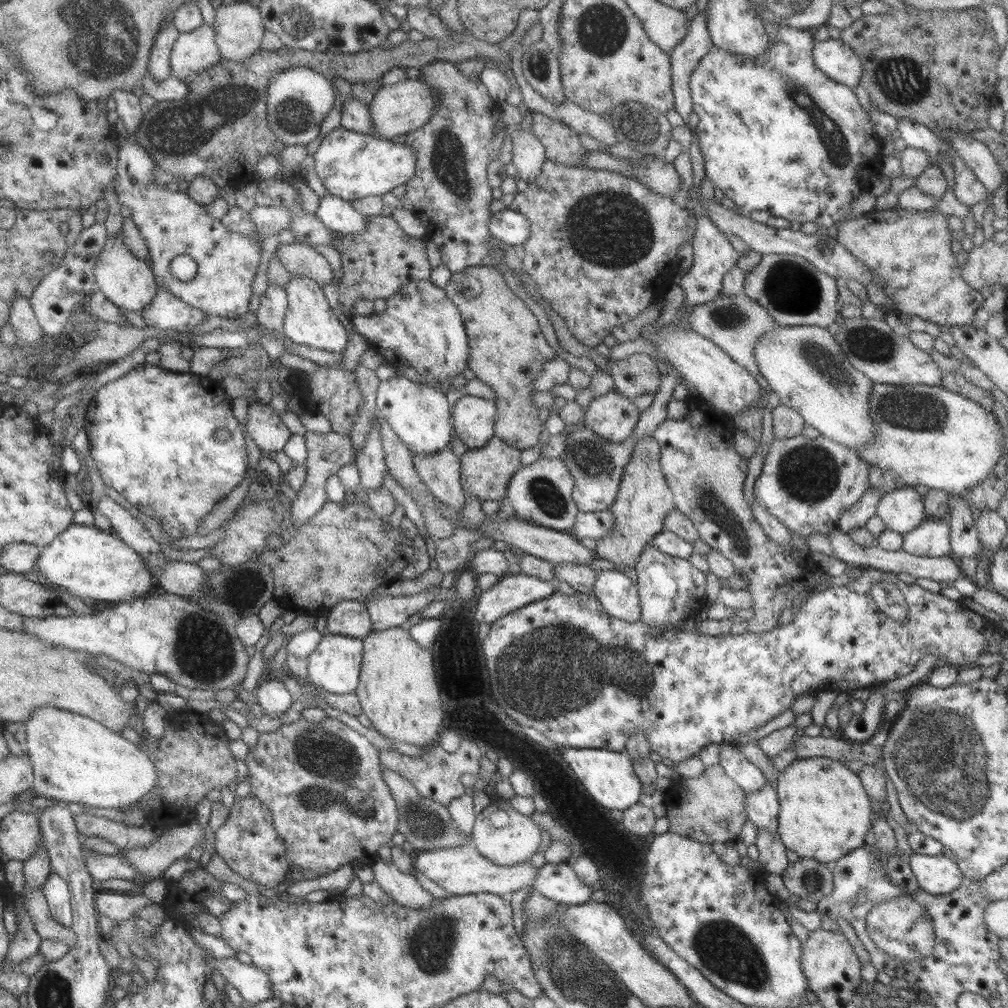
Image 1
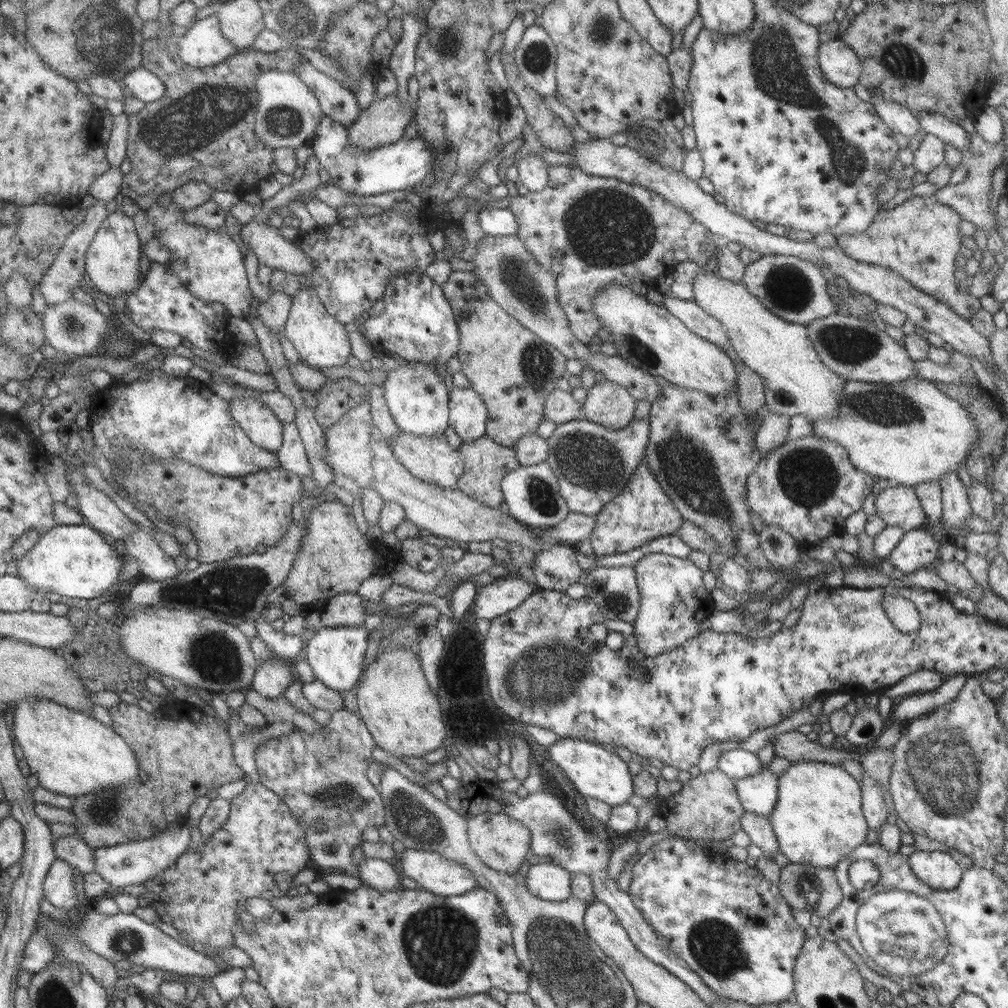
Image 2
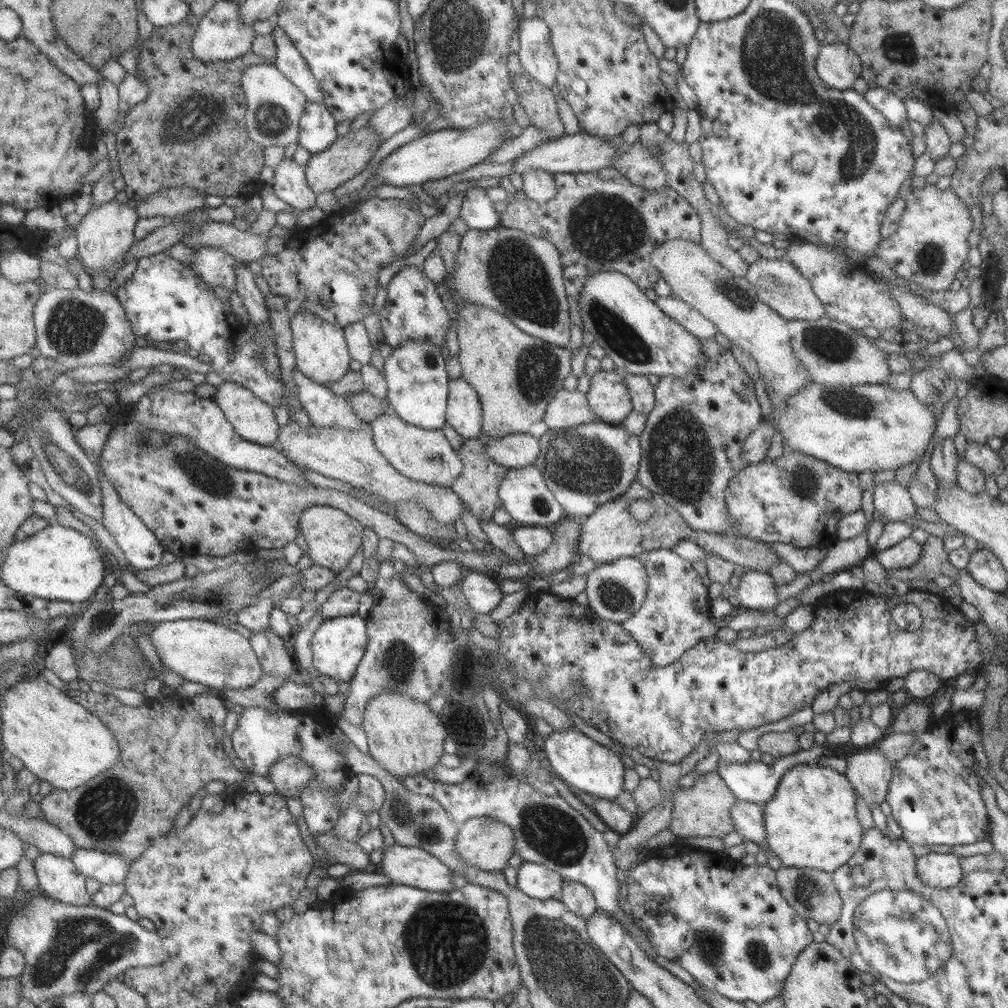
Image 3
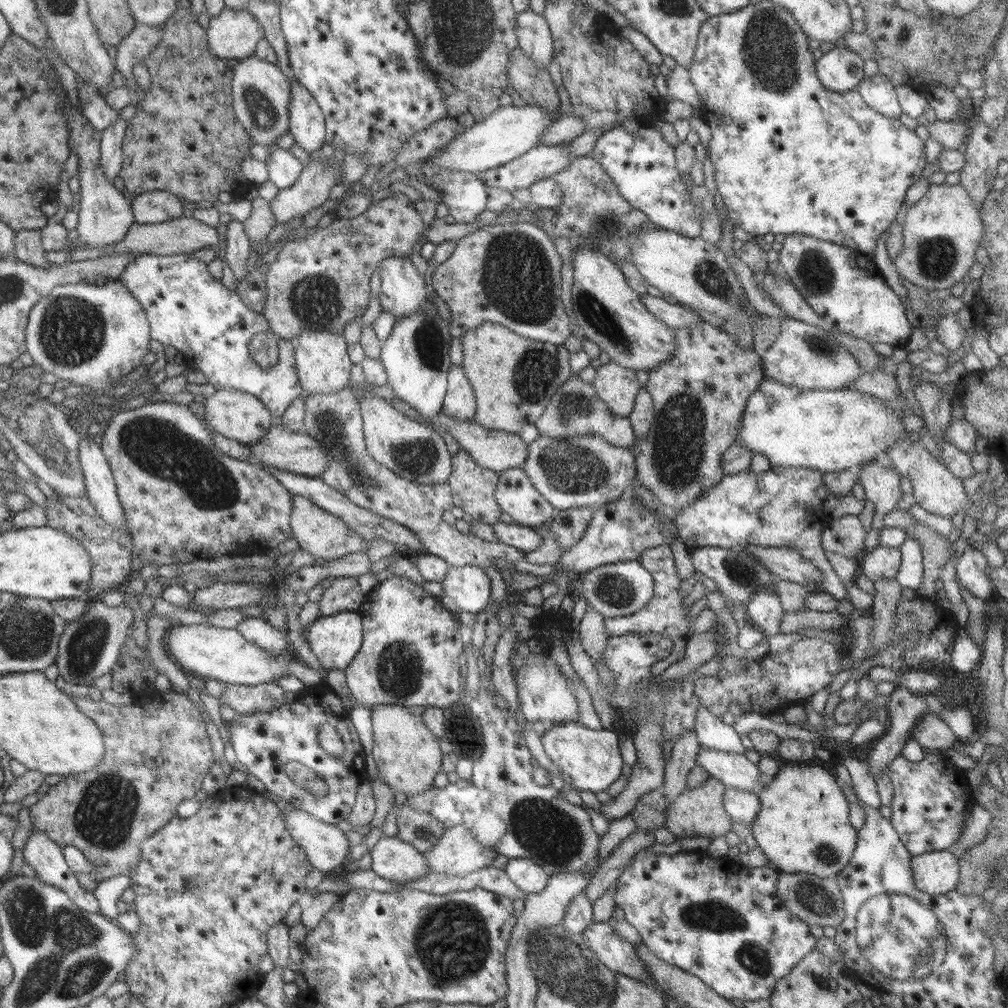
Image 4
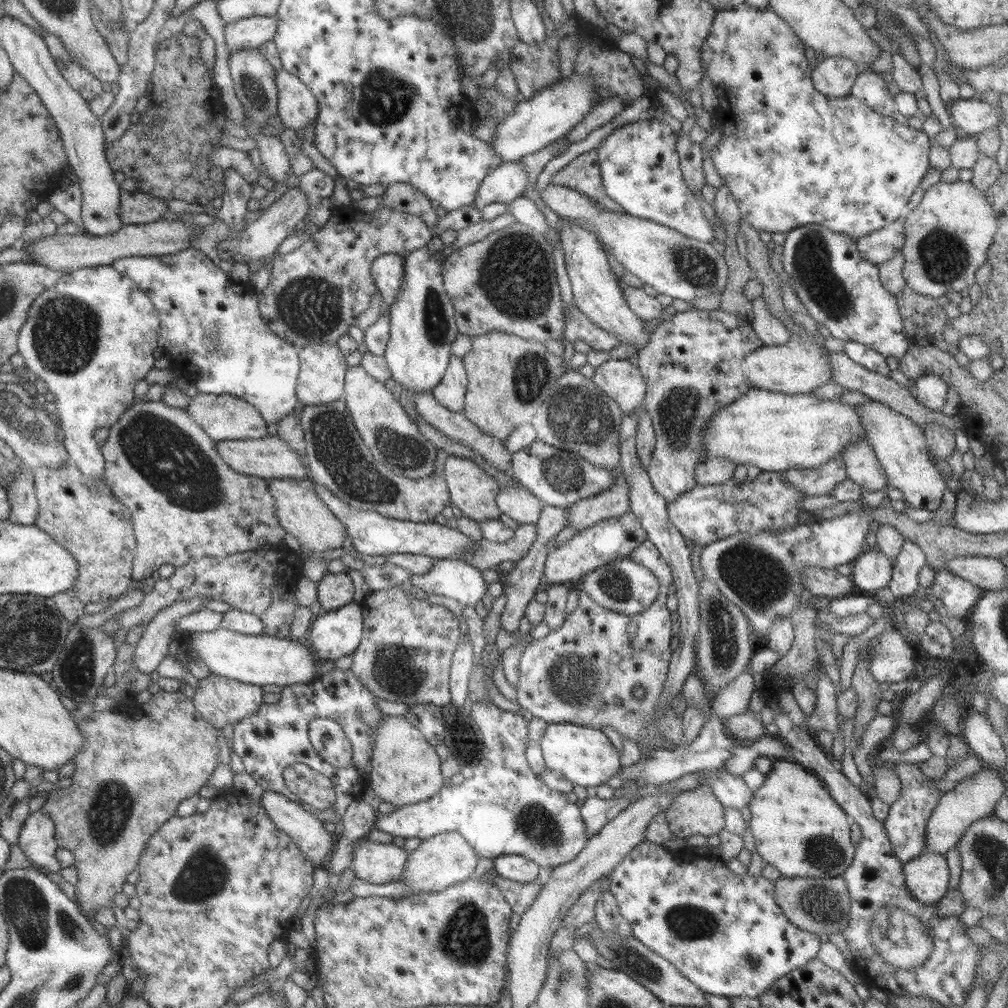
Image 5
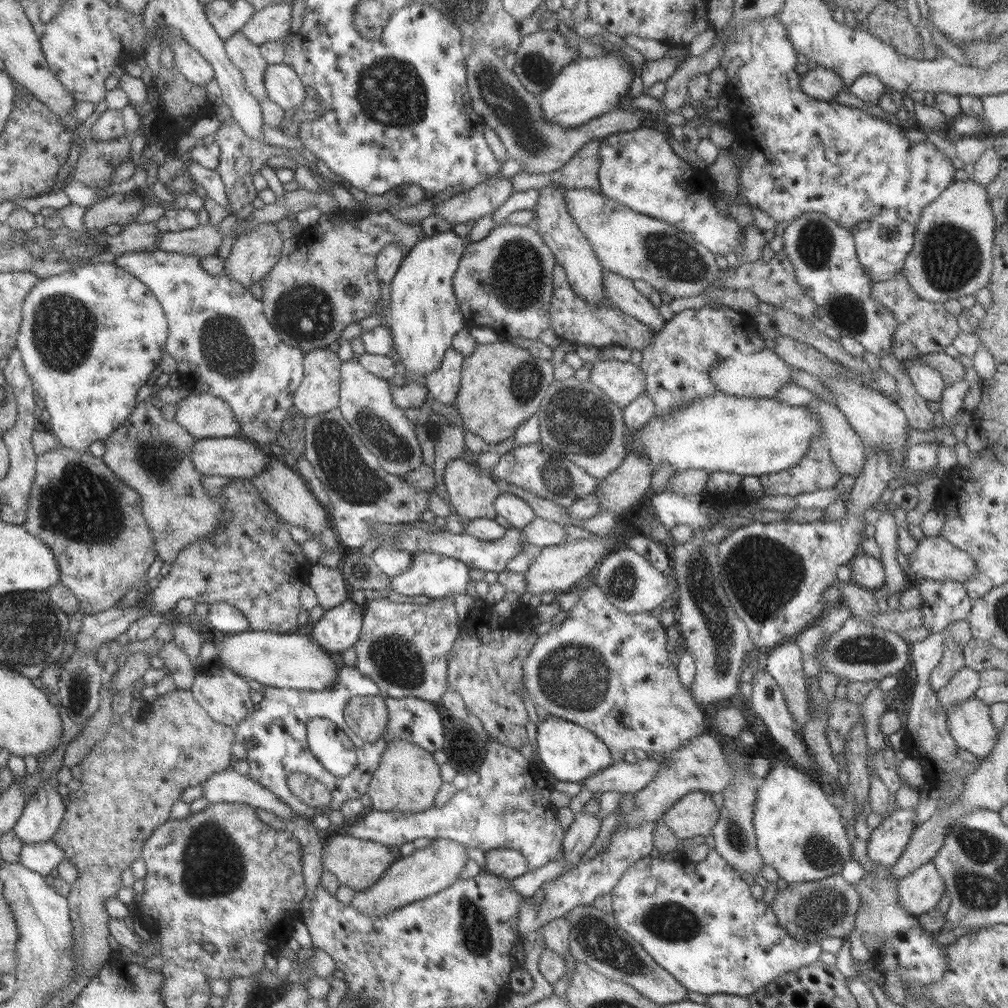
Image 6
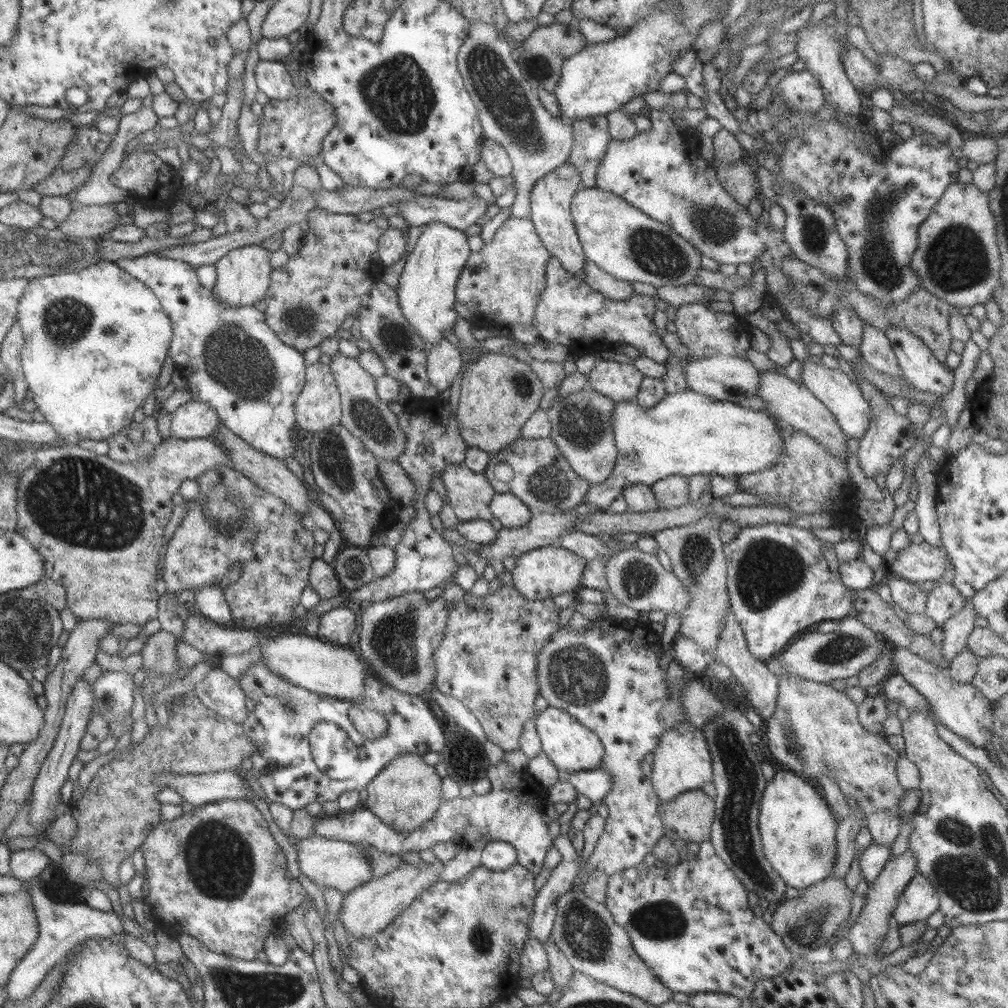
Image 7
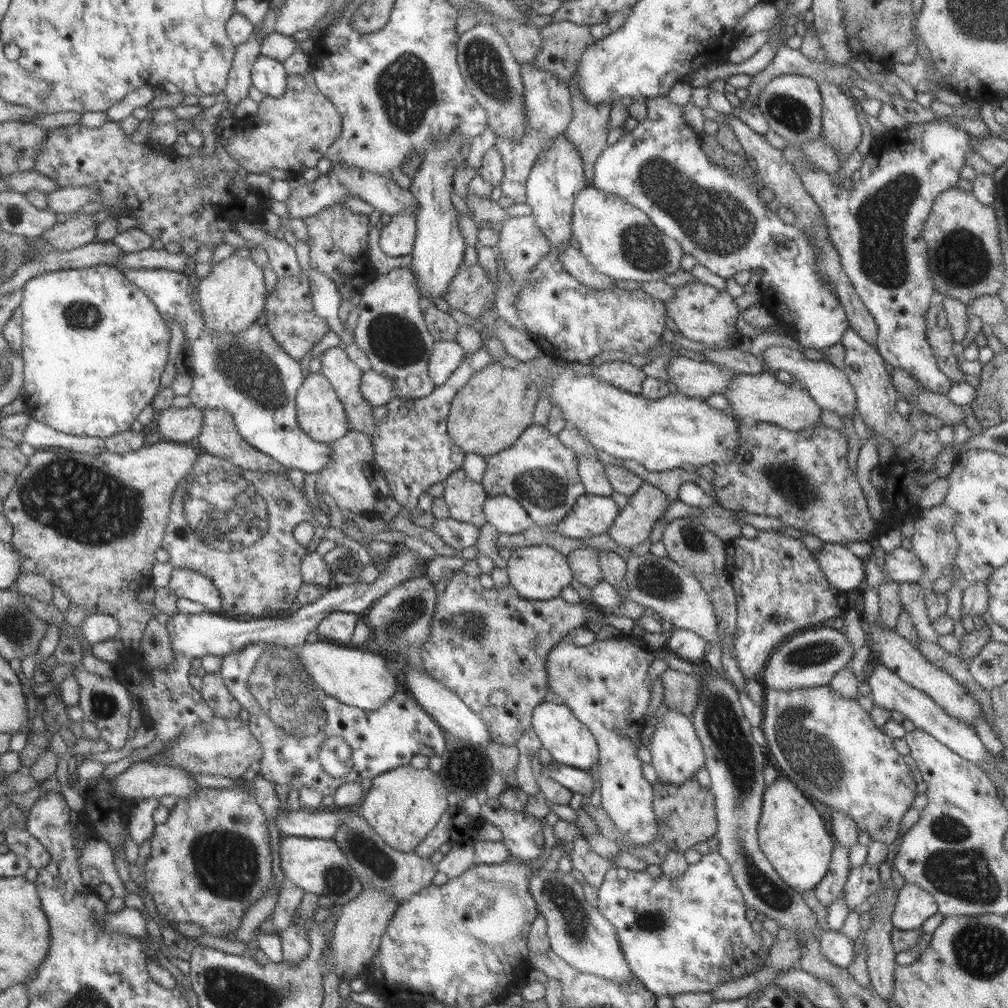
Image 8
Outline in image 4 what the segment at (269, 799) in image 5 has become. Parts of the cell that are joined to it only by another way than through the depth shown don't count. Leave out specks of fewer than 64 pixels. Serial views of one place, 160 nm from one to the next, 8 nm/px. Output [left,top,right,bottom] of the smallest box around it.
[282,808,351,874]

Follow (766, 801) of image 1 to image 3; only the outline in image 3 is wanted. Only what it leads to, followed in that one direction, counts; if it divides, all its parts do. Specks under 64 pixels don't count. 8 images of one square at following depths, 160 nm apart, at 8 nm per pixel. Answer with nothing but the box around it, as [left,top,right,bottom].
[716,744,823,805]

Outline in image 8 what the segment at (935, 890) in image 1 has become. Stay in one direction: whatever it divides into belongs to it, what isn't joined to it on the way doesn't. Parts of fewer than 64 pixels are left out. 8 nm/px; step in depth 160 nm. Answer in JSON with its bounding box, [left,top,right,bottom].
[891,883,937,930]

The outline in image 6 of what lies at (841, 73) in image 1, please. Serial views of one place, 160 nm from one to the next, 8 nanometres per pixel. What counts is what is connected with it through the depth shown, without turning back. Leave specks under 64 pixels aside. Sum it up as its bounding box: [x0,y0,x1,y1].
[800,66,845,101]

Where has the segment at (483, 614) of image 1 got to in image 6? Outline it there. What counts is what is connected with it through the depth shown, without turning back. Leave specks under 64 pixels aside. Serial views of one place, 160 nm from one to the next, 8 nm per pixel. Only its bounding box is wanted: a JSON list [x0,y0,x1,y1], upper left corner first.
[388,551,469,598]

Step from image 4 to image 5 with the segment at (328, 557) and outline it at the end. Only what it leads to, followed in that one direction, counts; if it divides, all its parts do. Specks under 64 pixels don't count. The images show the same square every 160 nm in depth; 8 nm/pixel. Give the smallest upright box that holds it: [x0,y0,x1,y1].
[267,478,347,553]

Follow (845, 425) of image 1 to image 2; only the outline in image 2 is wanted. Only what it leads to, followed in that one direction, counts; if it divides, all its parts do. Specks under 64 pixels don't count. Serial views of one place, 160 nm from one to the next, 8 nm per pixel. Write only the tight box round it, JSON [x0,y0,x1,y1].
[691,267,847,421]

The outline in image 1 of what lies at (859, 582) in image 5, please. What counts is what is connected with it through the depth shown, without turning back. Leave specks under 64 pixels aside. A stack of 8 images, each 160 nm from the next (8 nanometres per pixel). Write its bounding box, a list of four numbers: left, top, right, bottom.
[900,518,951,556]

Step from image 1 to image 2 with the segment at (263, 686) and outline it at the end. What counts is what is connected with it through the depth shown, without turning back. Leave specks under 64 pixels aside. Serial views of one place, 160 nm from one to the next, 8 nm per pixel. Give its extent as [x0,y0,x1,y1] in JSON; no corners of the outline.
[250,657,293,698]

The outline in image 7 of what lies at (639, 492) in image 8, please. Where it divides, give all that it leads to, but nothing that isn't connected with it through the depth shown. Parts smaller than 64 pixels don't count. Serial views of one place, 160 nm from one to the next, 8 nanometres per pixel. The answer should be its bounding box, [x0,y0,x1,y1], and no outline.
[651,475,690,509]

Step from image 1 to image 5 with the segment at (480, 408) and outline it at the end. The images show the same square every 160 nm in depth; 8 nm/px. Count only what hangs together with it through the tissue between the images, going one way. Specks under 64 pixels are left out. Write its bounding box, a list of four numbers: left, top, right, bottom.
[430,356,467,411]

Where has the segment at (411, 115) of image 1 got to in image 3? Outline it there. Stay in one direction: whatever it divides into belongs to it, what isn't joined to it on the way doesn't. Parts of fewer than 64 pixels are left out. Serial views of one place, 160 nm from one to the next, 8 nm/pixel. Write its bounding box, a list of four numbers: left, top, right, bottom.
[304,124,381,195]

